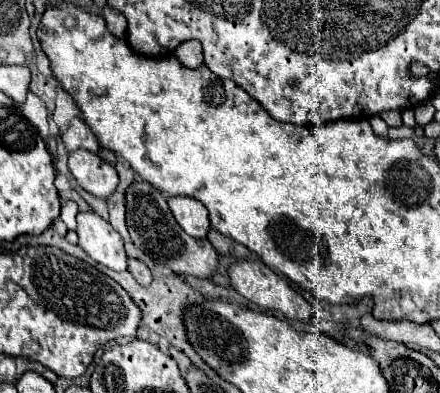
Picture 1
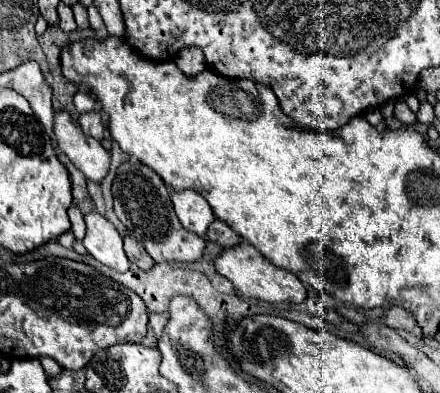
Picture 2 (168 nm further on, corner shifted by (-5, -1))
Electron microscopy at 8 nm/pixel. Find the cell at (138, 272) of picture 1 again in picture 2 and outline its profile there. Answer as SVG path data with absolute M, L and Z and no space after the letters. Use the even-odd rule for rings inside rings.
M124 237L124 249L126 249L130 263L138 265L142 271L150 271L150 267L154 267L154 259L148 257L148 253L144 251L144 245L138 243L136 239Z

